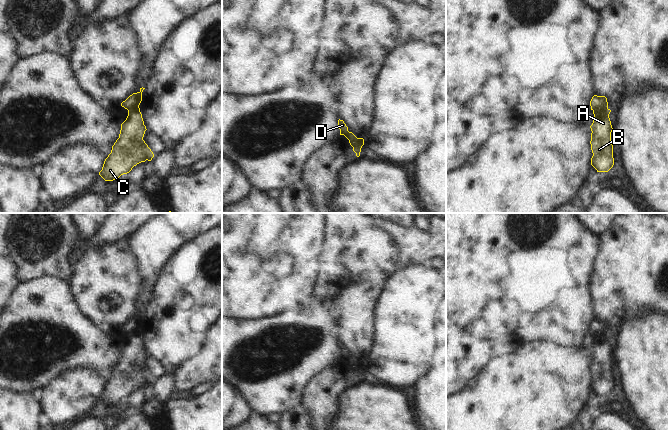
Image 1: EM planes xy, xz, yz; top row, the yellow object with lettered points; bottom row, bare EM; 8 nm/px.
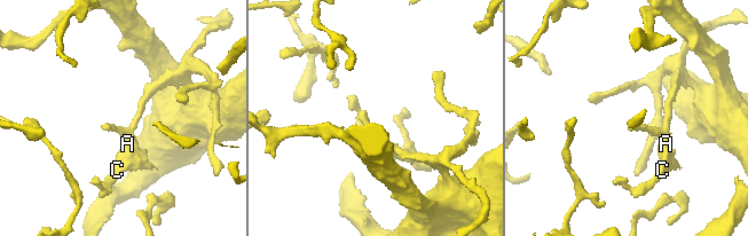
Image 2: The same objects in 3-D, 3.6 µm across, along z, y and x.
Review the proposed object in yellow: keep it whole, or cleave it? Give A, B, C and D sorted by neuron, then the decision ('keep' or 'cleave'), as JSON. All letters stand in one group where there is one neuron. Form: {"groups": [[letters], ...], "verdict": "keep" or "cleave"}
{"groups": [["A", "B", "C"], ["D"]], "verdict": "cleave"}

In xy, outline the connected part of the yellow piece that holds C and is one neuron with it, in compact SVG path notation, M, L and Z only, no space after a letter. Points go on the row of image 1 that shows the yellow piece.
M130 108L121 124L119 138L99 172L105 181L113 181L129 173L137 164L152 160L154 154L143 140L146 130L140 108Z

